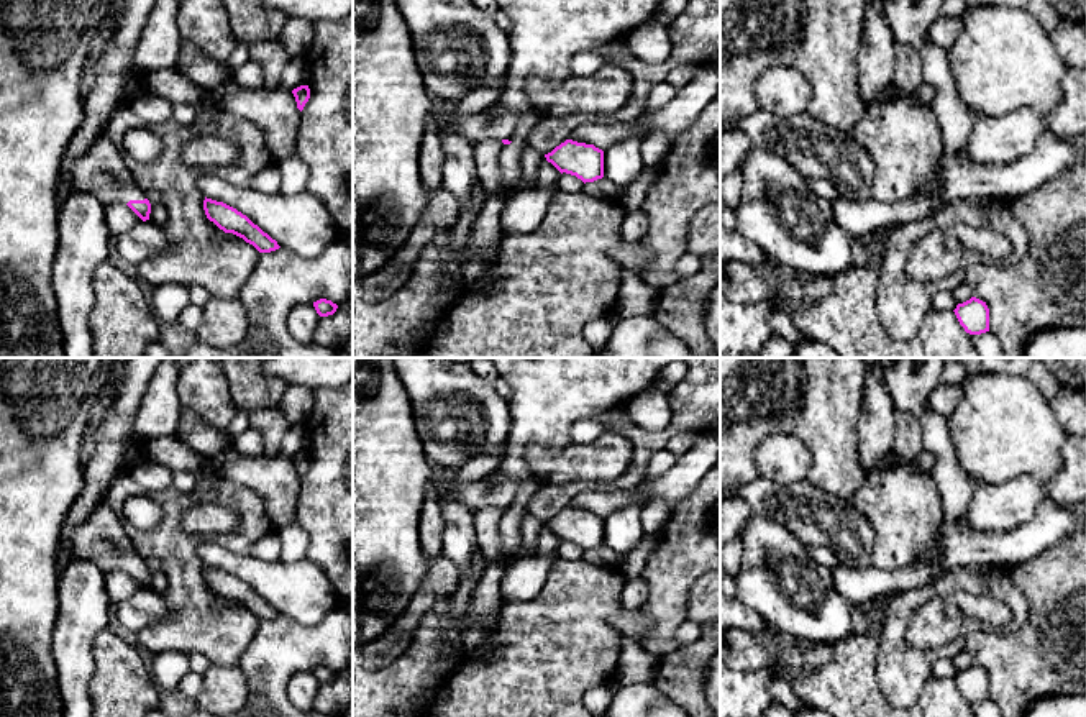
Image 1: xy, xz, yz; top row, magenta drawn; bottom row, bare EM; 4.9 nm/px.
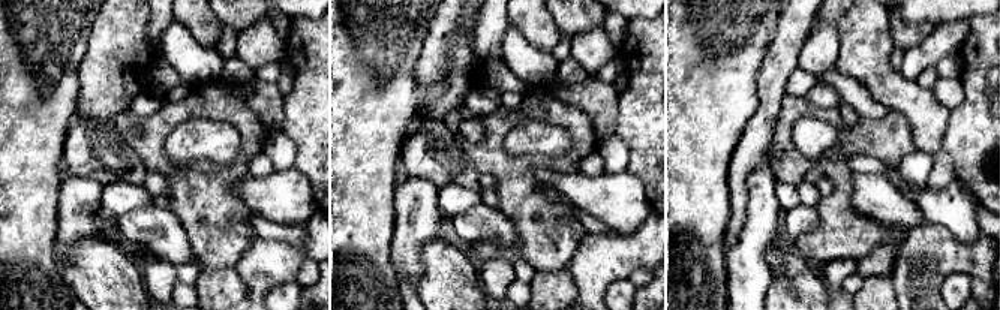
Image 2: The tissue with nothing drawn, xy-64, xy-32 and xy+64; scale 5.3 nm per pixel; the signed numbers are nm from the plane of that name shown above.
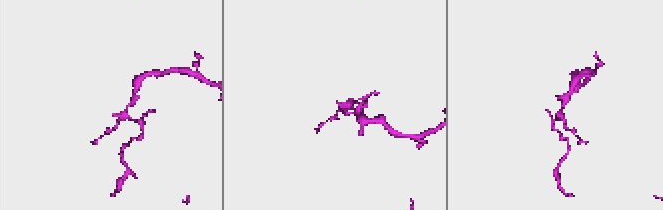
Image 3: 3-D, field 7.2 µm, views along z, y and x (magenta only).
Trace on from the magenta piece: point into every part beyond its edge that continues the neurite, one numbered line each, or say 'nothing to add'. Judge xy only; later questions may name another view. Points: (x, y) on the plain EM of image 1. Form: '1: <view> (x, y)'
1: xy (102, 540)

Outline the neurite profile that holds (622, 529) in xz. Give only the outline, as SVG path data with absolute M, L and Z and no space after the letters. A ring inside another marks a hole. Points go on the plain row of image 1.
M630 504L604 518L604 545L617 555L632 551L643 538L641 507L641 504Z

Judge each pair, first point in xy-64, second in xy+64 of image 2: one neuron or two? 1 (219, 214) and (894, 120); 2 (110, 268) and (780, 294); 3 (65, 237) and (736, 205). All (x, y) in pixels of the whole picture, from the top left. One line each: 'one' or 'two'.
1: one
2: one
3: two

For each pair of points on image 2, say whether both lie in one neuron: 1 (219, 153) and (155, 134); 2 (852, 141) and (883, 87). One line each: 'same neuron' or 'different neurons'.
1: different neurons
2: different neurons

